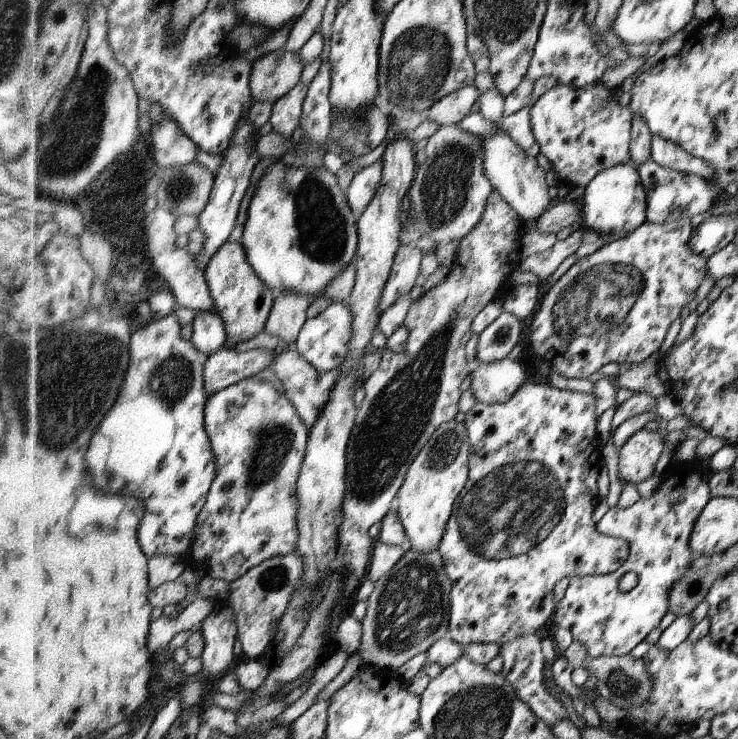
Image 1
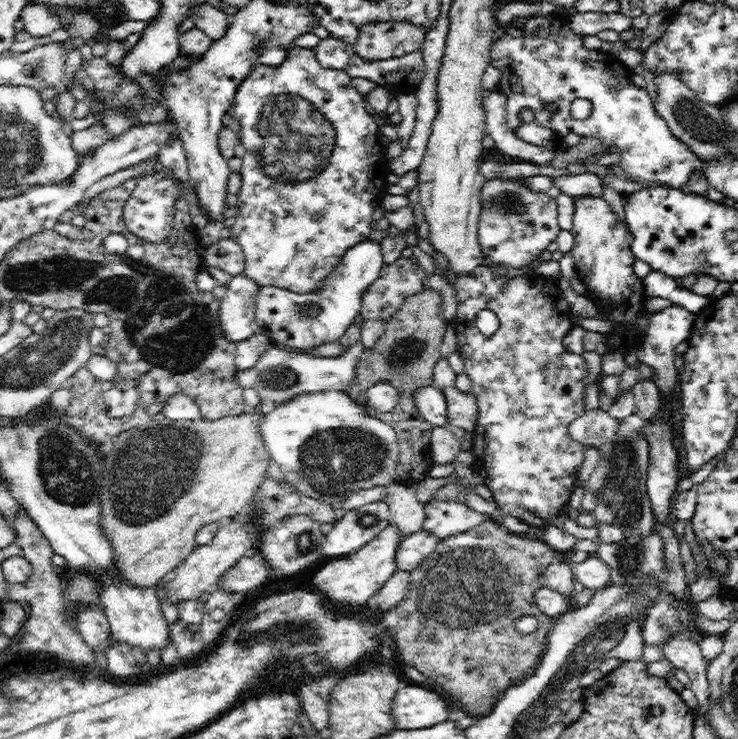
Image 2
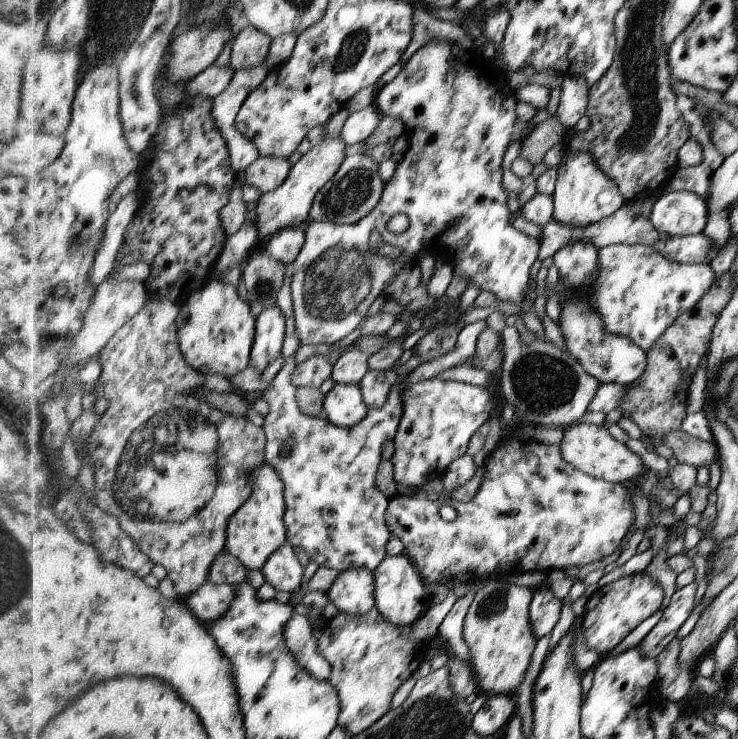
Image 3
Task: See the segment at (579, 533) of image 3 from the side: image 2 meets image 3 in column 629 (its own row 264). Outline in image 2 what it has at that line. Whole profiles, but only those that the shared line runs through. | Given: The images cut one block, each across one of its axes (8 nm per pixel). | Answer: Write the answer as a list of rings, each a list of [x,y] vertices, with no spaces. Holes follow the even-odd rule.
[[[492,178],[481,185],[480,197],[477,239],[484,256],[494,266],[528,268],[561,232],[557,200],[544,192],[533,192],[518,182],[518,178]]]

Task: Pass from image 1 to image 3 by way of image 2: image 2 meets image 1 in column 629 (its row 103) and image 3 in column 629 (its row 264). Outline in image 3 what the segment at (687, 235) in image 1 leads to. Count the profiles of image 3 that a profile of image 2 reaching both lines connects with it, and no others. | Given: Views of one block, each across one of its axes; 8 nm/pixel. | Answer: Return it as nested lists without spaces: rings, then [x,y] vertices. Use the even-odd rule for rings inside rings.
[[[608,245],[599,252],[599,278],[590,302],[603,318],[605,331],[630,337],[646,352],[715,282],[716,276],[708,263],[672,262],[648,245]]]

